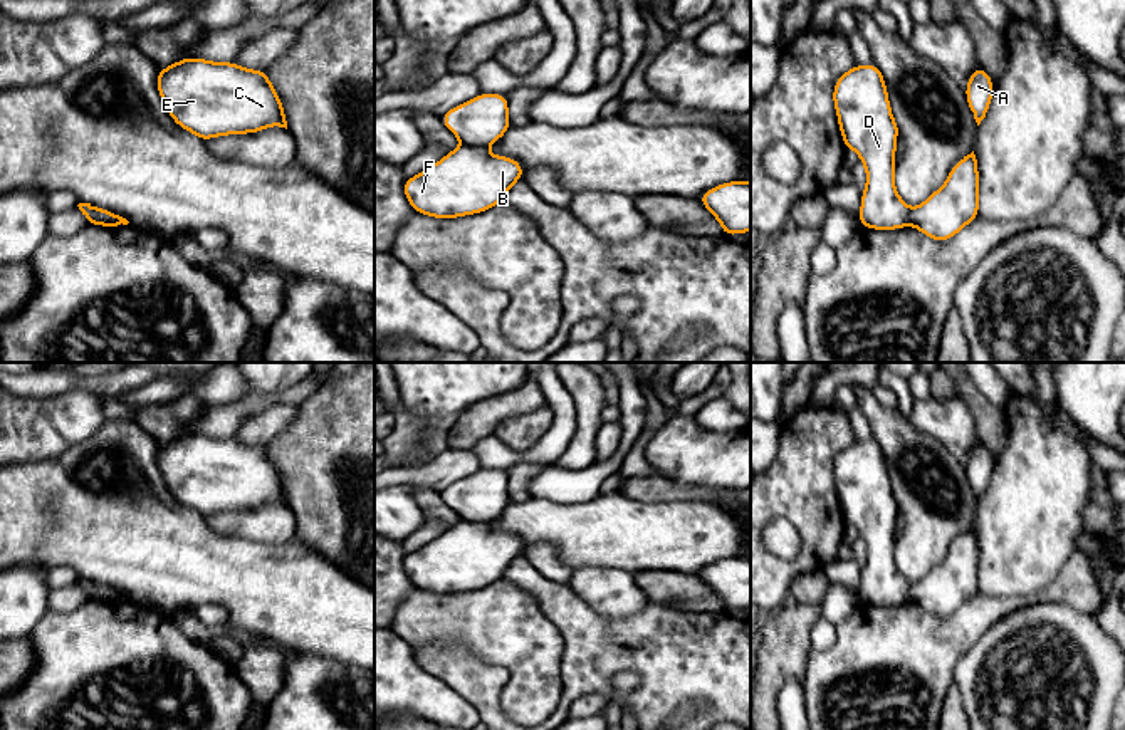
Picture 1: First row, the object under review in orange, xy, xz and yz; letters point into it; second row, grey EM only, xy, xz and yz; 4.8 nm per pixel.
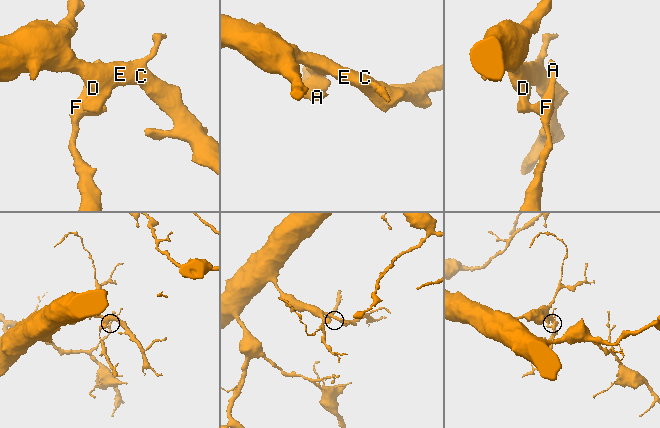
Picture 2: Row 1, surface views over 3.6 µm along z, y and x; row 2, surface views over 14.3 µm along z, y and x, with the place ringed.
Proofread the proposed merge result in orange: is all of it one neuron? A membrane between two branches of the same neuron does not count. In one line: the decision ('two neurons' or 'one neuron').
two neurons

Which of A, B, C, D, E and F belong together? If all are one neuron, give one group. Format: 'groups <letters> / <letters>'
groups A B F / C D E

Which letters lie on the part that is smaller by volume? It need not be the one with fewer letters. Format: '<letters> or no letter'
A, B, F

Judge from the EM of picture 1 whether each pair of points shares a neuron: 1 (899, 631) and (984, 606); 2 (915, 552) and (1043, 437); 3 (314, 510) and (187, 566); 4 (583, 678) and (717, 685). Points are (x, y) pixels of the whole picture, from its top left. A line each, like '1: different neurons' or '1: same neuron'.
1: same neuron
2: different neurons
3: different neurons
4: same neuron

